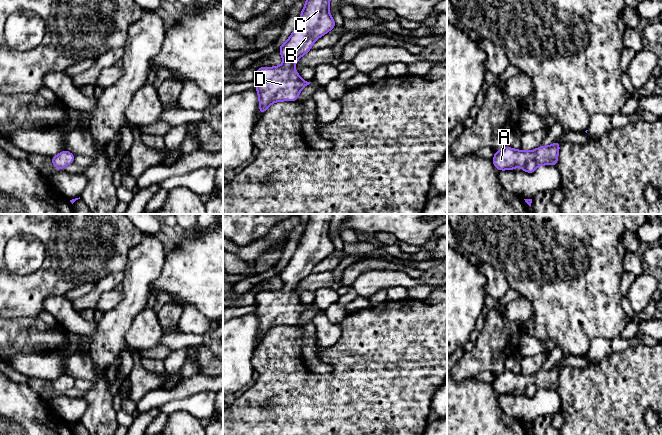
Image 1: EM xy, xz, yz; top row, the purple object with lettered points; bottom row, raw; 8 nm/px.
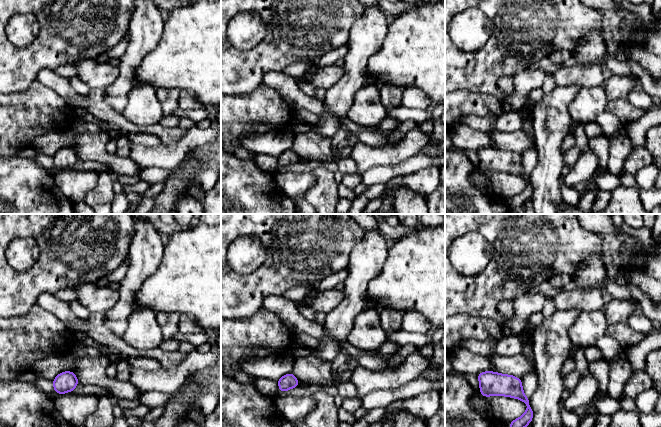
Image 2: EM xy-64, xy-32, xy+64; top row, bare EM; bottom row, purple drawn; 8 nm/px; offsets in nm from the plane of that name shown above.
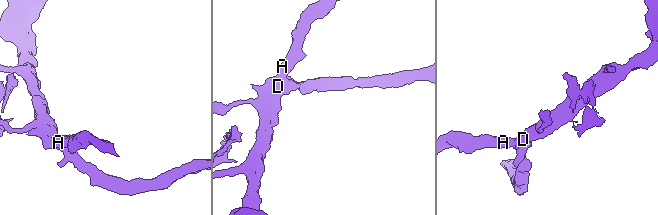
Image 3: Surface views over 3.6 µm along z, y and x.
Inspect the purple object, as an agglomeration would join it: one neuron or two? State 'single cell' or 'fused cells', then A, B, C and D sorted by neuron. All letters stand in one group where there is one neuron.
single cell | A B C D

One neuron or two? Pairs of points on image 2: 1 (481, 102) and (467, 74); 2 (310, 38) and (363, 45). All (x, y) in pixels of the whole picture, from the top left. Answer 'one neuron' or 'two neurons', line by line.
1: two neurons
2: two neurons

